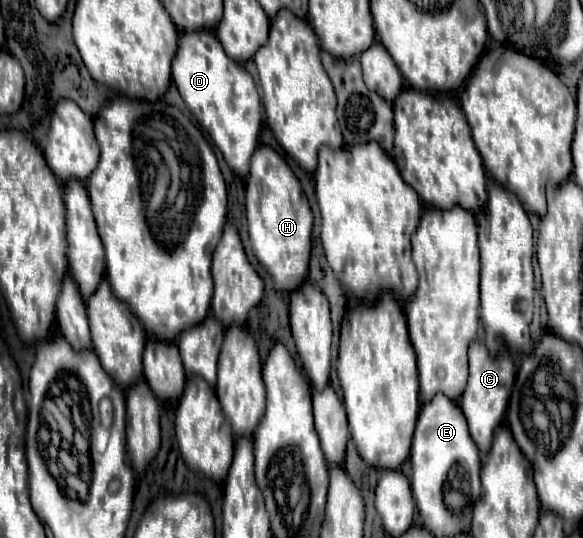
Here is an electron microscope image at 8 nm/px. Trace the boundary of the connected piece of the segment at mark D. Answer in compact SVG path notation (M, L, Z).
M209 30L181 34L171 74L189 112L209 132L227 166L237 176L245 178L249 172L249 160L259 144L261 130L261 98L251 74L223 52L217 36Z

